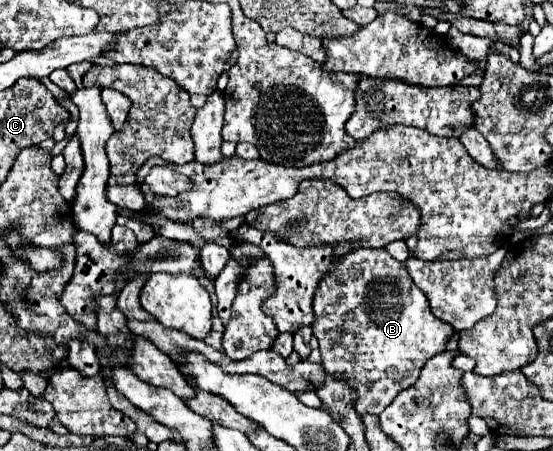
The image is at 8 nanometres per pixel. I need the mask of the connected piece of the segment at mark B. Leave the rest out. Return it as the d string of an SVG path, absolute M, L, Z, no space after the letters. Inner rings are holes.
M356 250L344 258L336 258L314 294L316 326L314 336L320 342L322 366L328 374L344 376L358 392L358 414L380 414L402 390L410 388L424 364L446 350L446 342L454 334L452 326L440 322L428 306L424 292L412 282L406 266L394 260L386 250Z

